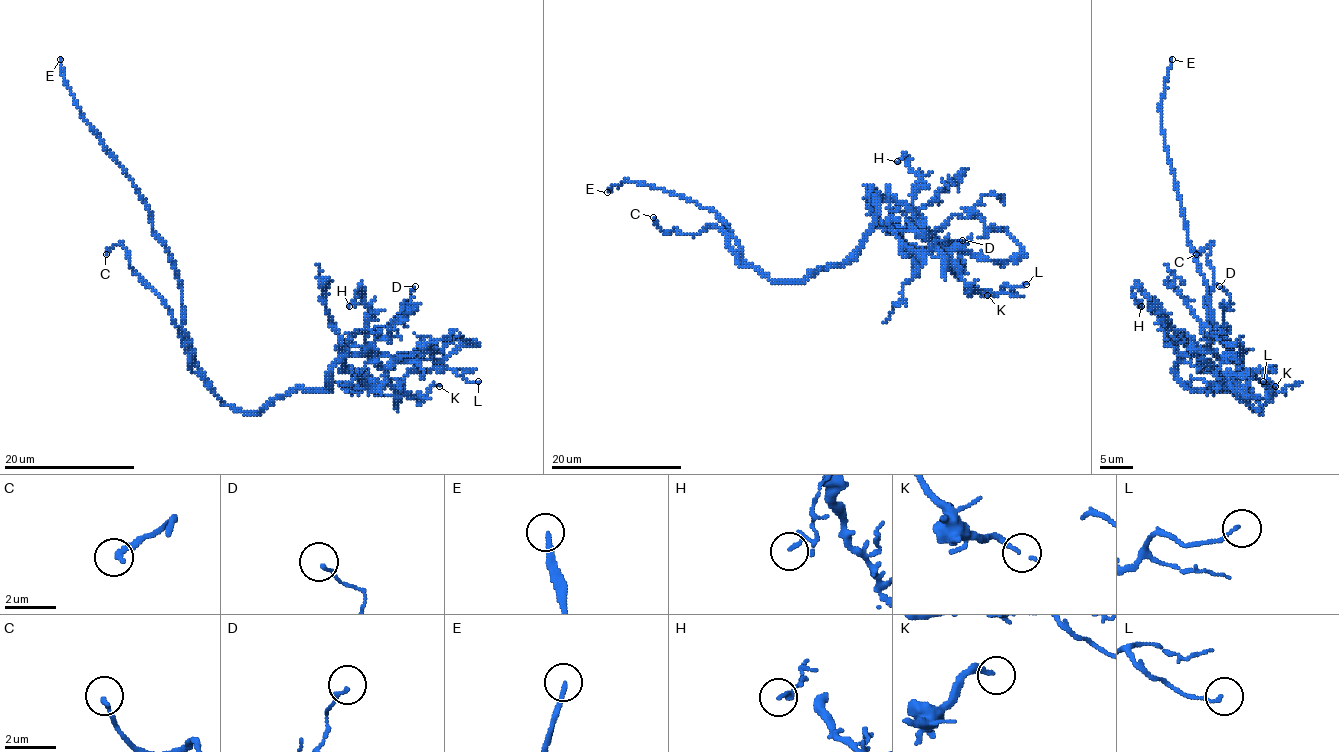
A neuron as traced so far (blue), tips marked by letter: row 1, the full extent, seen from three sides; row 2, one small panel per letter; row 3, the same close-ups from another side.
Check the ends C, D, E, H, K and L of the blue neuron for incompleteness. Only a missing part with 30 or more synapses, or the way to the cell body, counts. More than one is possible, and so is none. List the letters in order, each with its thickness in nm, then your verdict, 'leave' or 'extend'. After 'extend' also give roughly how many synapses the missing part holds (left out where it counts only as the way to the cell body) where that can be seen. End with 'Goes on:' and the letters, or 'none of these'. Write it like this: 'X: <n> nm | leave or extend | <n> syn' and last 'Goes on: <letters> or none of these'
C: 200 nm | extend
D: 120 nm | leave
E: 190 nm | extend | 60 syn
H: 150 nm | leave
K: 180 nm | leave
L: 120 nm | leave
Goes on: C, E

